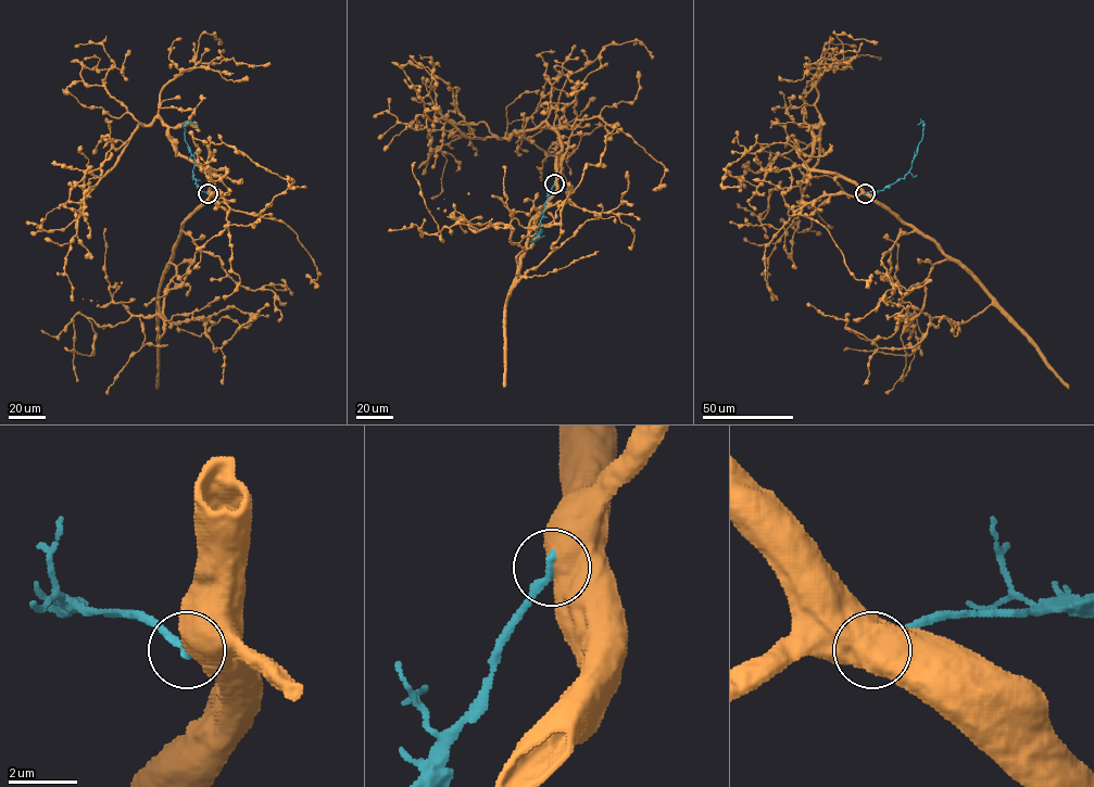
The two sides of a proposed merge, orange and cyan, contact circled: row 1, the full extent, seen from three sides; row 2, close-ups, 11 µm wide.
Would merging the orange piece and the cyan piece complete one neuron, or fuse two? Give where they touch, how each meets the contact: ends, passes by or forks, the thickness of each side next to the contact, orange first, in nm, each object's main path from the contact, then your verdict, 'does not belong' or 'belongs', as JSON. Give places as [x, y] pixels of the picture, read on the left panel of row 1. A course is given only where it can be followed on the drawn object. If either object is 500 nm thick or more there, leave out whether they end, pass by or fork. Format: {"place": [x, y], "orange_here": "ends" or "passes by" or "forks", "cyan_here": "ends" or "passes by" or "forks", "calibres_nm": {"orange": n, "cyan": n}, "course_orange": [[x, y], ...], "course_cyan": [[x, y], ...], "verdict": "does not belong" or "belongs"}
{"place": [208, 193], "calibres_nm": {"orange": 850, "cyan": 220}, "course_orange": [[208, 193], [183, 223], [159, 312], [168, 321], [205, 317], [205, 333], [221, 348], [268, 304]], "course_cyan": [[208, 193], [200, 190], [195, 183], [195, 157], [185, 140], [185, 124], [197, 124]], "verdict": "does not belong"}

